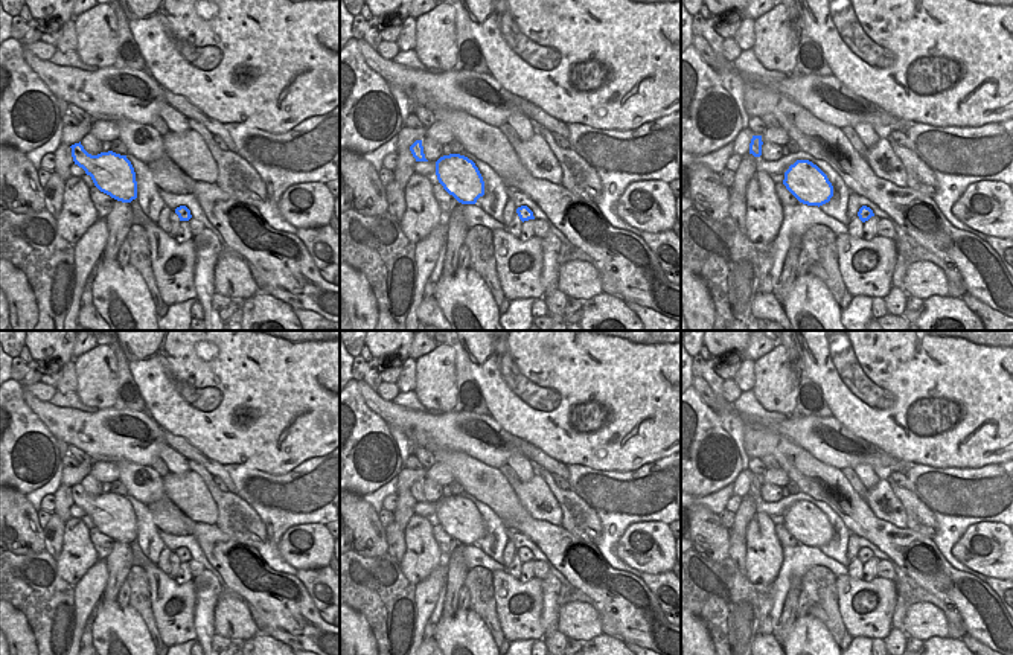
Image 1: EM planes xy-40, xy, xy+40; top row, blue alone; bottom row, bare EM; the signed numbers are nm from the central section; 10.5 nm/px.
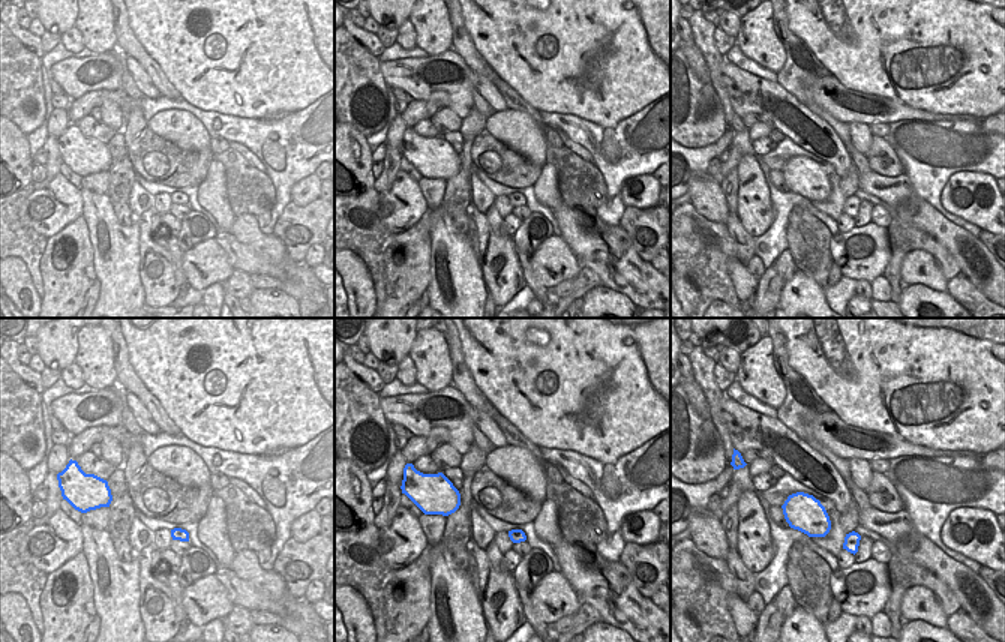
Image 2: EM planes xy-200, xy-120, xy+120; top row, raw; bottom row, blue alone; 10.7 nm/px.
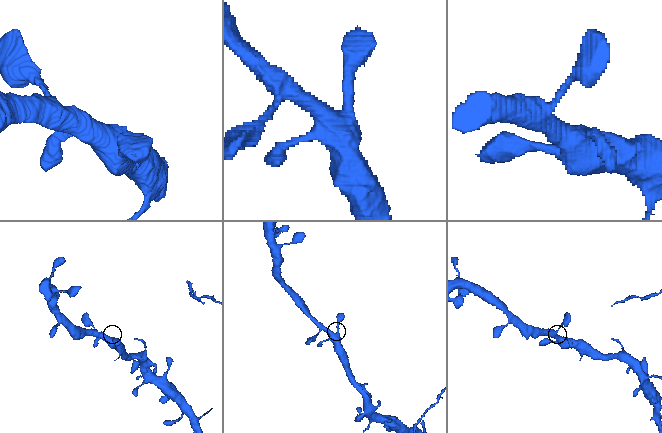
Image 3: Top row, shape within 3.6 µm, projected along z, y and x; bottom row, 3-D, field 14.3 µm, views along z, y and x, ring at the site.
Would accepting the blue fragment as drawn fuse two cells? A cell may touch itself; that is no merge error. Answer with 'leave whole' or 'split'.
leave whole

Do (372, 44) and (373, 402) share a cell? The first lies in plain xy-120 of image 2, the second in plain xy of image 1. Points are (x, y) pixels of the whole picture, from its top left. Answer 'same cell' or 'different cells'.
different cells

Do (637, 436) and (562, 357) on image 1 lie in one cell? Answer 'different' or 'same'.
same

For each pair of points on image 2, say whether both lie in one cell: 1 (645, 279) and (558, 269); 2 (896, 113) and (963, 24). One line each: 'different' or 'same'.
1: different
2: different

